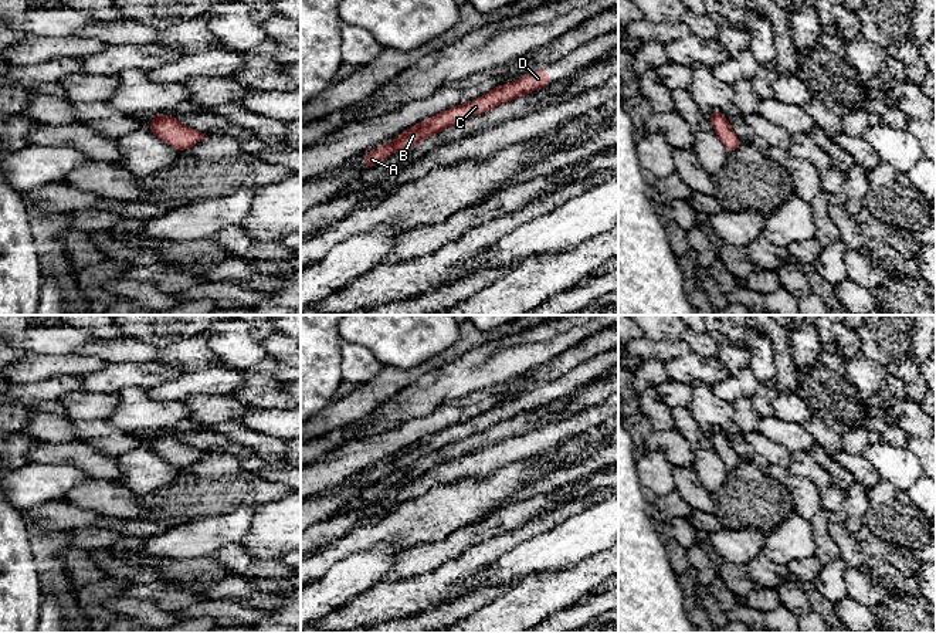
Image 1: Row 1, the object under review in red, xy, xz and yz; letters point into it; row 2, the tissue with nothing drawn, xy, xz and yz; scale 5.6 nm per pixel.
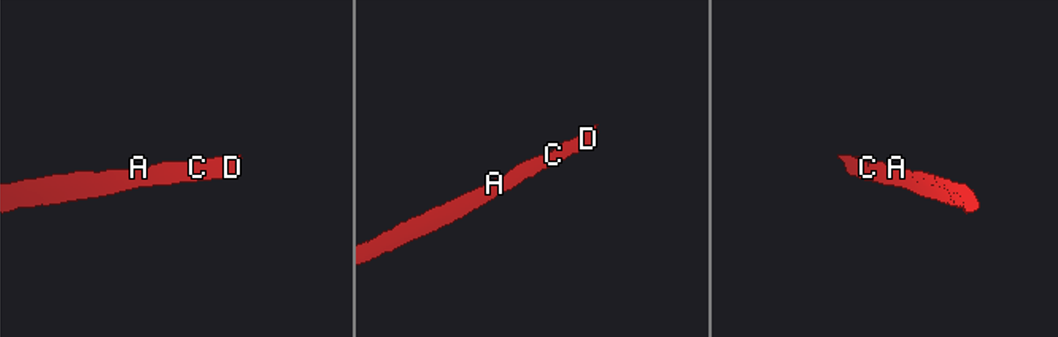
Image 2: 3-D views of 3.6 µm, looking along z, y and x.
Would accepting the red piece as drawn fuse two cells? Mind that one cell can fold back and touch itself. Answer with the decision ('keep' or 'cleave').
keep

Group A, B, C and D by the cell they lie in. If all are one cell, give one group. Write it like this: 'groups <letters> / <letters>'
groups A B C D

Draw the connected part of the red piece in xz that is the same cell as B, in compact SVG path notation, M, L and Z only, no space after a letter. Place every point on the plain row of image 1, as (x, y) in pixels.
M543 385L513 400L498 403L468 422L457 423L444 430L425 436L420 441L397 453L389 464L379 463L377 466L370 467L363 474L362 483L367 487L380 483L393 470L407 470L423 457L440 451L448 444L484 431L488 427L512 419L520 413L532 412L533 409L550 403L552 400L552 395L546 390L546 385Z

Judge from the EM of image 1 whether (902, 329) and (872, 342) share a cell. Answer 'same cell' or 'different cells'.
same cell

